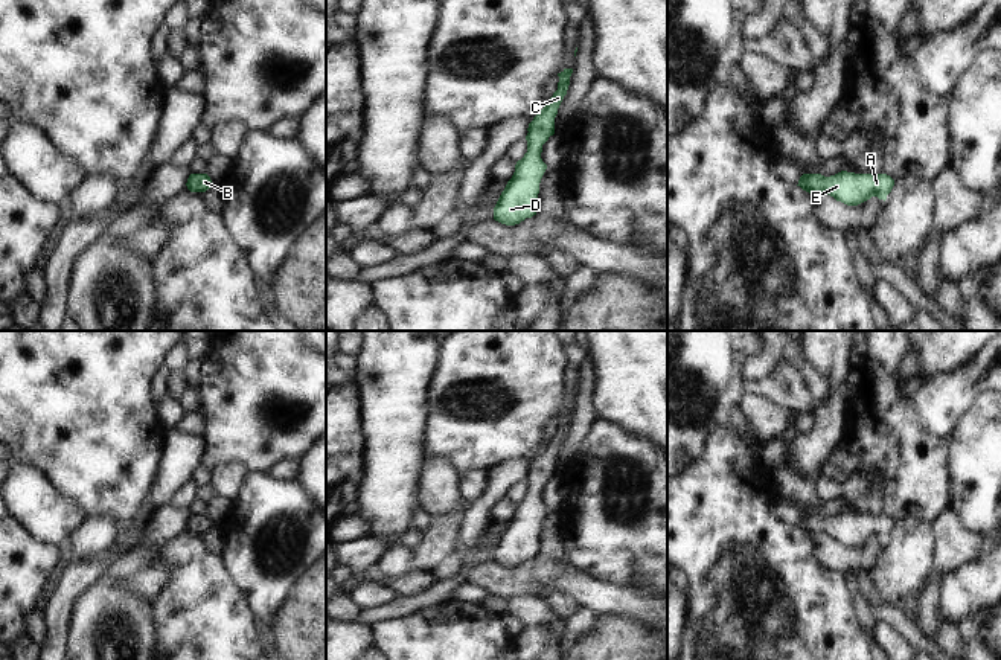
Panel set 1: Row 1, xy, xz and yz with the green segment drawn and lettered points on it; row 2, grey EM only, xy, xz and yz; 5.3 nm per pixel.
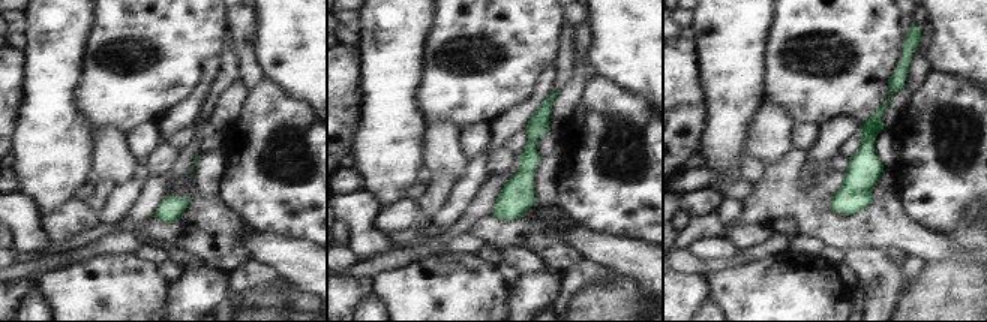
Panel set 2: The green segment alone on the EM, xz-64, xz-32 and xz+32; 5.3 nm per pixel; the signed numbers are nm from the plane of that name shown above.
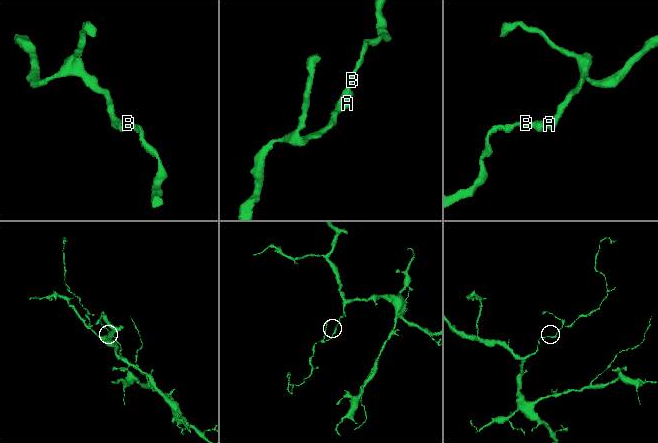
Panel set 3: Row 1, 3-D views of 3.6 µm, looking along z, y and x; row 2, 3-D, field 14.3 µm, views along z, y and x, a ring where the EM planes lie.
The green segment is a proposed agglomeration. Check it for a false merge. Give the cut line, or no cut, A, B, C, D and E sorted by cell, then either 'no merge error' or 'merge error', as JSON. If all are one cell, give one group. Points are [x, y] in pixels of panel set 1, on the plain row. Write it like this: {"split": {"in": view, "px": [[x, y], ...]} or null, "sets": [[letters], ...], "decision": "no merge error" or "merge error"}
{"split": null, "sets": [["A", "B", "C", "D", "E"]], "decision": "no merge error"}

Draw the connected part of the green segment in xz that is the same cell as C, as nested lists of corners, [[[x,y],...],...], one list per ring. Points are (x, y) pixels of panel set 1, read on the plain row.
[[[564,410],[558,415],[558,431],[529,465],[527,494],[516,503],[515,514],[494,549],[494,561],[501,565],[520,565],[539,552],[539,524],[547,511],[541,500],[542,486],[555,476],[555,459],[567,436],[571,415],[573,410]]]

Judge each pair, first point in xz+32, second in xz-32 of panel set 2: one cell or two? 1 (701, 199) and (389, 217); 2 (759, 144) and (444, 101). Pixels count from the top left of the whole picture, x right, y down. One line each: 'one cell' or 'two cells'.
1: two cells
2: two cells

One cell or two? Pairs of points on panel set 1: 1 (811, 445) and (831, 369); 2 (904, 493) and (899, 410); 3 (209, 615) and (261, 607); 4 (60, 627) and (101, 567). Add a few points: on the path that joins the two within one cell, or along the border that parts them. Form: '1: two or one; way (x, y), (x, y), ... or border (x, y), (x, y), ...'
1: one; way (828, 427), (828, 415), (835, 401), (835, 387)
2: one; way (904, 473), (899, 430)
3: two; border (250, 610), (253, 613)
4: one; way (60, 610), (61, 599), (84, 576)

